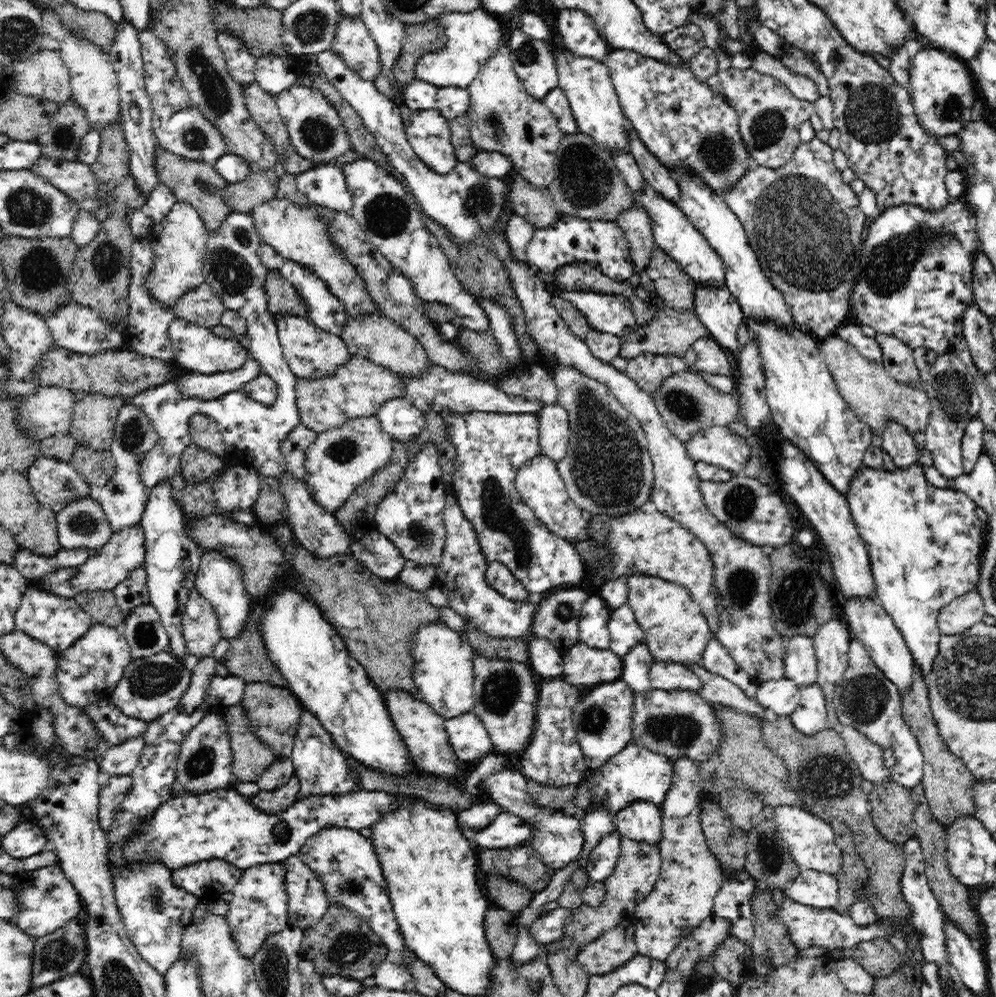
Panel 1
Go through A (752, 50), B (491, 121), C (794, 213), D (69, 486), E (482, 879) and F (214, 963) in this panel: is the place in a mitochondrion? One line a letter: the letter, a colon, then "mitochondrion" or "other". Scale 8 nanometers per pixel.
A: other
B: mitochondrion
C: mitochondrion
D: mitochondrion
E: other
F: other

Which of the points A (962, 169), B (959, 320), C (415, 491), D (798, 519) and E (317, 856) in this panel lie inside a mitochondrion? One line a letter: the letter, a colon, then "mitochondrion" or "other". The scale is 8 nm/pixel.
A: other
B: other
C: other
D: other
E: other

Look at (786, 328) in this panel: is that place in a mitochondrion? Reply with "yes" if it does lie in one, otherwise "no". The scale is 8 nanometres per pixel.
no

